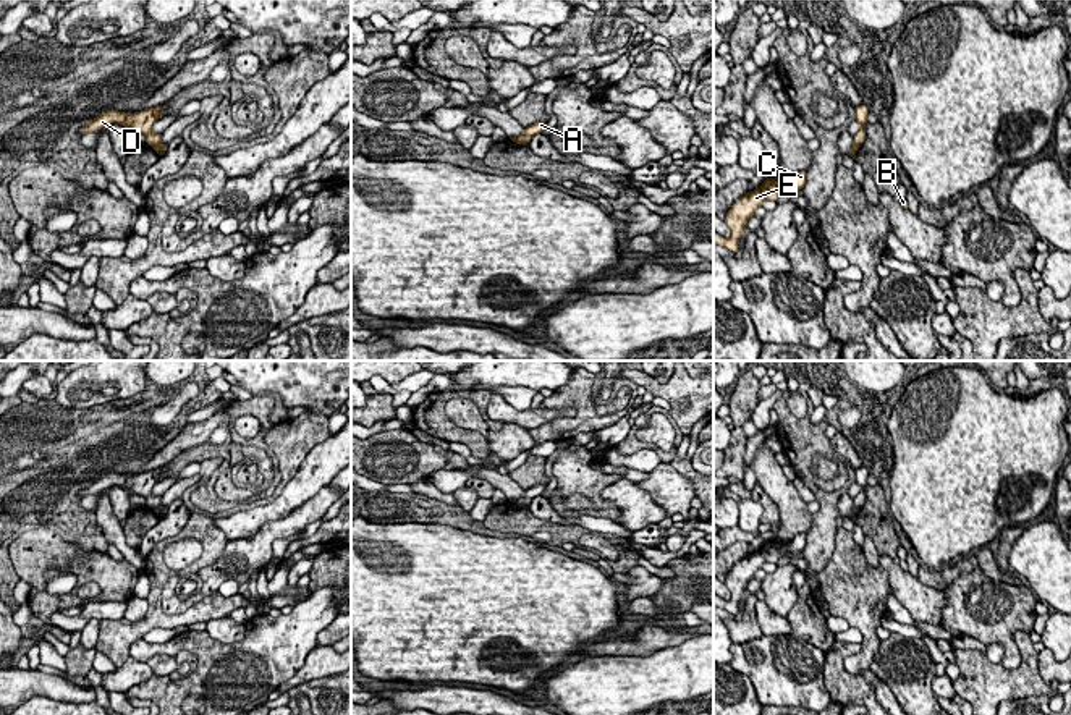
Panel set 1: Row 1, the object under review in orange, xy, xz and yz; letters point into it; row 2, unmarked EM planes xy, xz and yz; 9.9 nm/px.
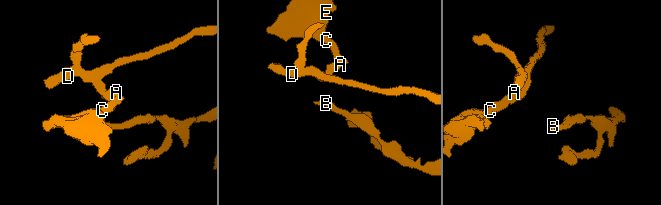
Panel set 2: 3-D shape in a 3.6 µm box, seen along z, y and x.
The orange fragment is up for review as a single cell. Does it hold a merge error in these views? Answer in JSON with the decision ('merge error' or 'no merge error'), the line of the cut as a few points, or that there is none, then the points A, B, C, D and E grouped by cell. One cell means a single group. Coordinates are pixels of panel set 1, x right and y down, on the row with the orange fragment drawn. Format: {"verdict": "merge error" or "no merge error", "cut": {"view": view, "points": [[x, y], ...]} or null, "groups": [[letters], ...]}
{"verdict": "merge error", "cut": {"view": "xy", "points": [[160, 141], [154, 148]]}, "groups": [["A", "C", "E"], ["B", "D"]]}

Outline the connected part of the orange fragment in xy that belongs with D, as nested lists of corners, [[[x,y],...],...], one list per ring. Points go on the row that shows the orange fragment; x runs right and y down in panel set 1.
[[[162,105],[144,108],[138,113],[125,113],[116,110],[102,112],[95,120],[91,120],[86,126],[79,129],[79,134],[86,134],[91,131],[99,131],[110,123],[120,123],[126,129],[142,133],[146,136],[146,144],[155,147],[162,142],[160,134],[152,131],[154,123],[165,112]]]

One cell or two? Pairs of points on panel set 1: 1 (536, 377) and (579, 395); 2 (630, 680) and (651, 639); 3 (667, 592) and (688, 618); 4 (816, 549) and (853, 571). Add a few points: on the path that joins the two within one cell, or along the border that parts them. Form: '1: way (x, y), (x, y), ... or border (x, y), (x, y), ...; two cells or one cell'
1: border (571, 377), (554, 390); two cells
2: border (677, 644), (657, 649), (647, 655), (604, 655); two cells
3: border (681, 610), (690, 612); two cells
4: border (838, 528), (835, 552), (816, 576); two cells

